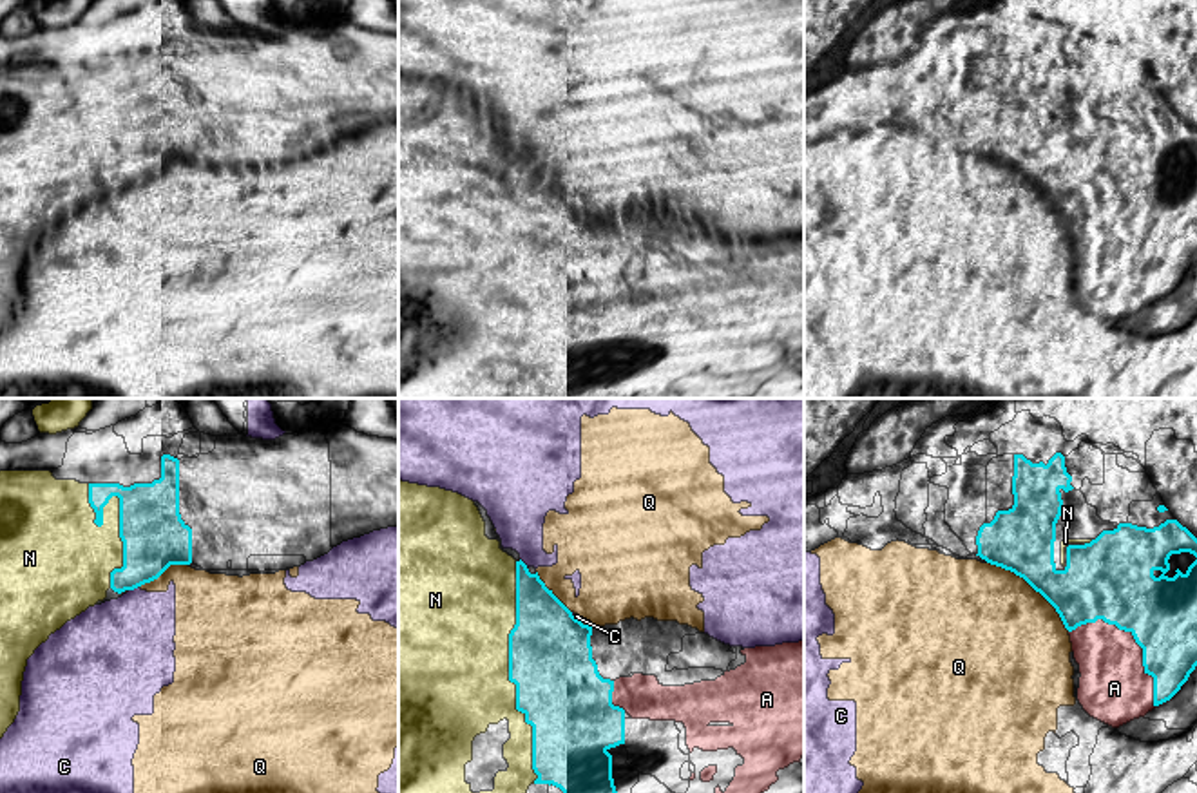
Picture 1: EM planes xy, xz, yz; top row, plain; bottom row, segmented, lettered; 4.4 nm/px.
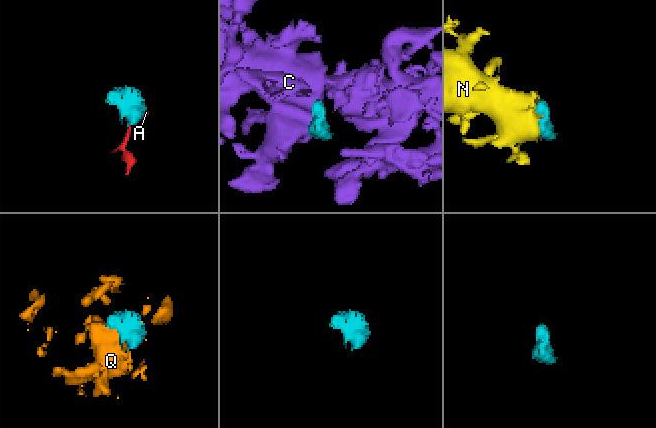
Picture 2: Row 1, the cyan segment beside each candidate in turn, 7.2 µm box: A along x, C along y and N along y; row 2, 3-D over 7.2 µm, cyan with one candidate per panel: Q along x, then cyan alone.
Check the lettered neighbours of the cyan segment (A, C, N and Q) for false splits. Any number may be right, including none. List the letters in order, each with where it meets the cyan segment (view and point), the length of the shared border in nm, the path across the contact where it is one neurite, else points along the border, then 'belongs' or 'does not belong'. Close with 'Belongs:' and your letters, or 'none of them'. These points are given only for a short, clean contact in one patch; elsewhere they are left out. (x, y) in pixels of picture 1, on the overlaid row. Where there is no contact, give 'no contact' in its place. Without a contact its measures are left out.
A: meets cyan in yz at (1134, 638); contact 500 nm long; belongs
C: meets cyan in xy at (133, 589); contact 50 nm long; does not belong
N: meets cyan in xz at (509, 672); contact 1000 nm long; belongs
Q: meets cyan in yz at (1033, 587); contact 480 nm long; does not belong
Belongs: A, N

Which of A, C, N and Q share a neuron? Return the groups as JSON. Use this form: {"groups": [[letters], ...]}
{"groups": [["A", "N"], ["C", "Q"]]}

